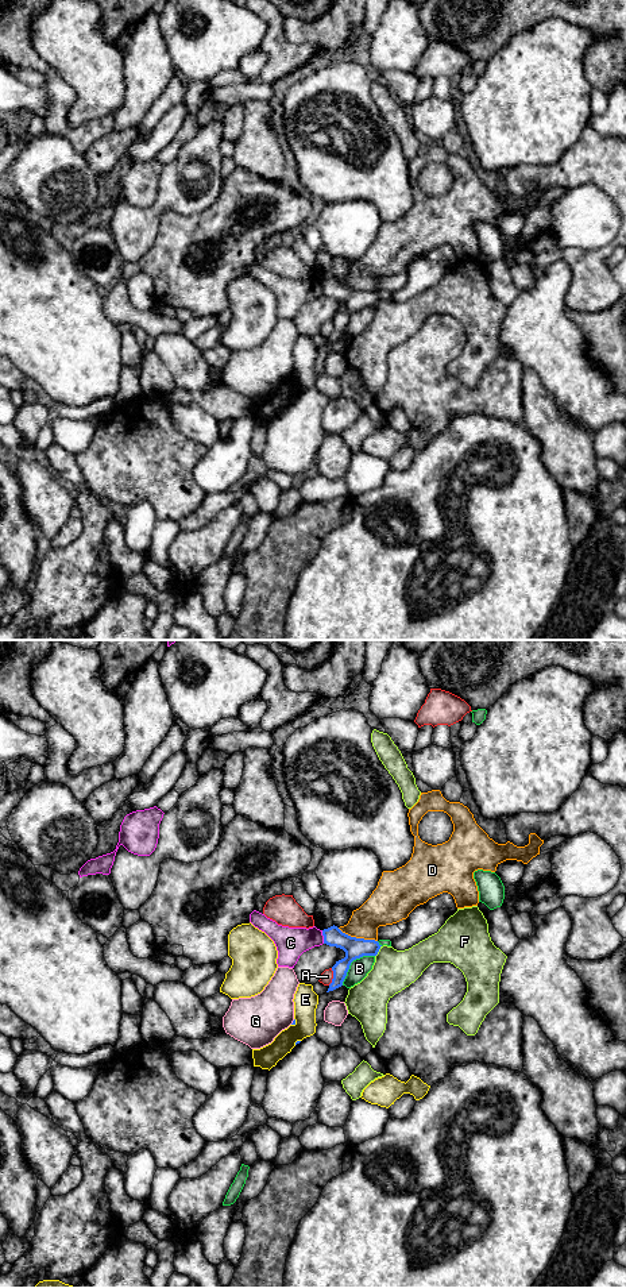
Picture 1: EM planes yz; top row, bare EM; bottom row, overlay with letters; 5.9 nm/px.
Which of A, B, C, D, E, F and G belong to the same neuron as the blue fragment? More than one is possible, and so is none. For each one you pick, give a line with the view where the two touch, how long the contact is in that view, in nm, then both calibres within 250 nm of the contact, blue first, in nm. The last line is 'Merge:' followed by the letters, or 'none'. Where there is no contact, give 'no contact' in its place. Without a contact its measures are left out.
Merge: none

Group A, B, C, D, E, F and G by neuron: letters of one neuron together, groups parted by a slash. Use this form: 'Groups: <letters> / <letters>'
Groups: A / B / C / D / E / F / G

